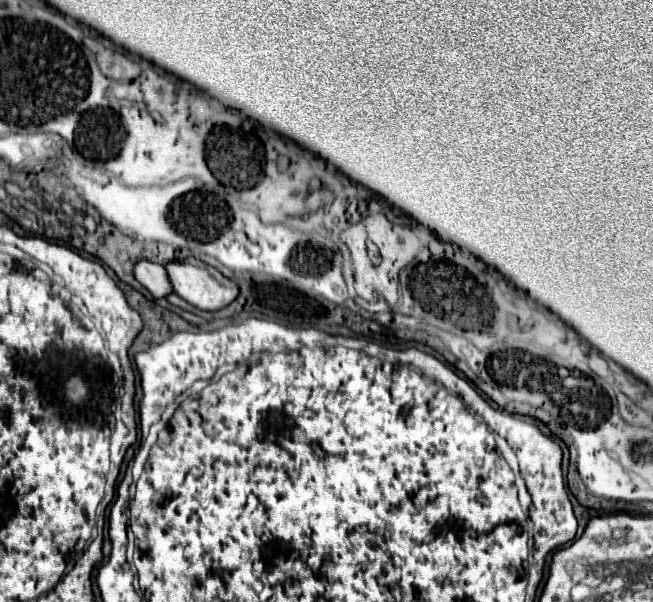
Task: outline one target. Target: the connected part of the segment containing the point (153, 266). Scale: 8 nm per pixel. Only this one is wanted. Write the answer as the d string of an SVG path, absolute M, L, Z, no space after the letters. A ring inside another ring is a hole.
M140 261L134 267L134 275L156 299L166 299L168 295L174 293L166 269L162 265L158 265L158 263Z

